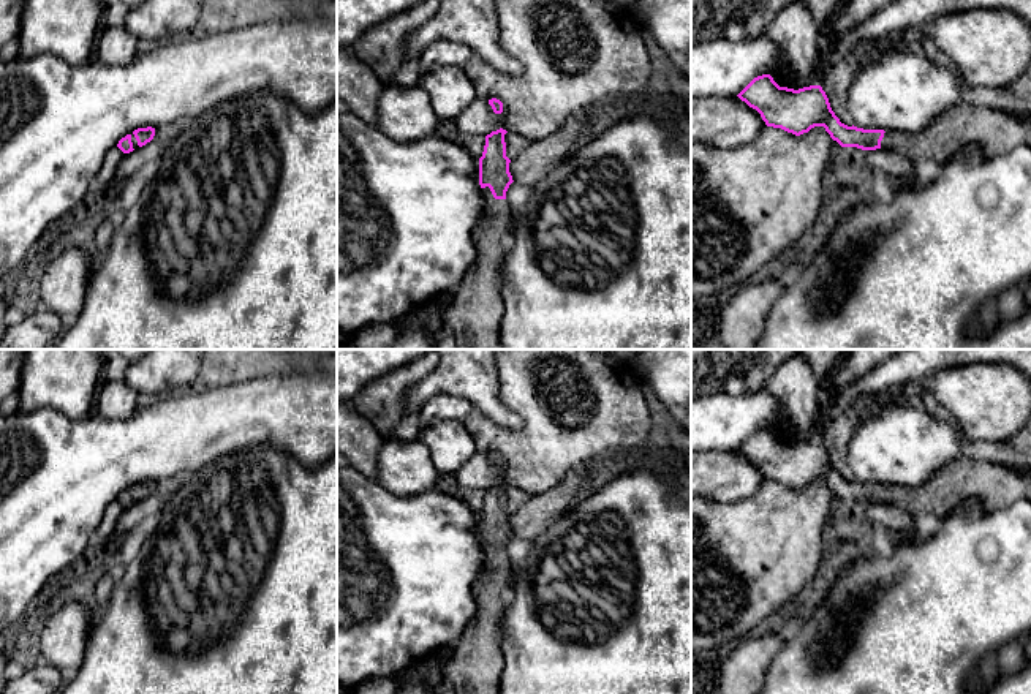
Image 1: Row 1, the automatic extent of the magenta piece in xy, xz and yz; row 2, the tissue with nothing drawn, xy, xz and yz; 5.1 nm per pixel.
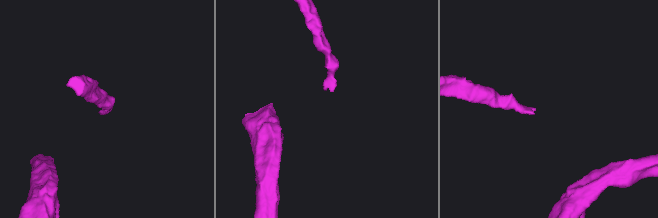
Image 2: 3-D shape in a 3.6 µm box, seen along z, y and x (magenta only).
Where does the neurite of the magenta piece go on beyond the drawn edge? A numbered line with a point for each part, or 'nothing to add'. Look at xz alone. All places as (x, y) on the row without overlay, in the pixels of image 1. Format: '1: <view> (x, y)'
1: xz (475, 667)

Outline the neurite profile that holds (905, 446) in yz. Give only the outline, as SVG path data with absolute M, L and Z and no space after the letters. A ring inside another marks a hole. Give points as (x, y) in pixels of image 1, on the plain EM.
M892 405L881 416L855 427L846 462L857 482L917 487L963 457L957 432L947 421L933 417L925 406Z

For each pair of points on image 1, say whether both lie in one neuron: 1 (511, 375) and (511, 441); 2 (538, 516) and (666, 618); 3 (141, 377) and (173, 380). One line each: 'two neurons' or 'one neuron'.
1: one neuron
2: two neurons
3: one neuron

